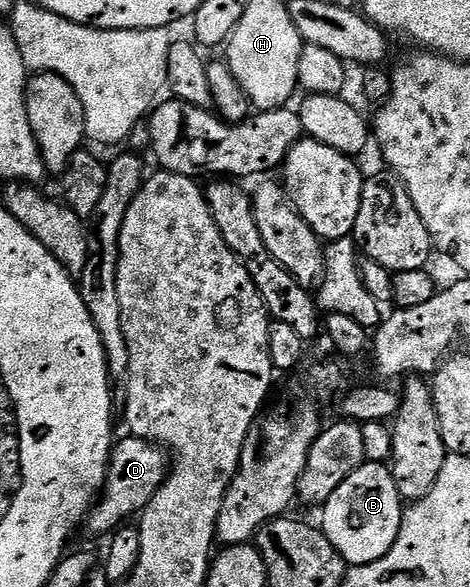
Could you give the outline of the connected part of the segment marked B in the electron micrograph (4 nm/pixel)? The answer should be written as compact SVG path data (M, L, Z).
M365 461L360 468L351 472L348 480L344 480L344 484L340 484L340 488L336 488L336 492L332 492L326 505L321 507L320 529L328 536L328 540L332 540L332 544L338 549L344 561L350 566L363 566L383 558L392 548L392 544L396 544L396 536L402 527L403 513L404 499L396 488L396 480L390 474L389 465Z

